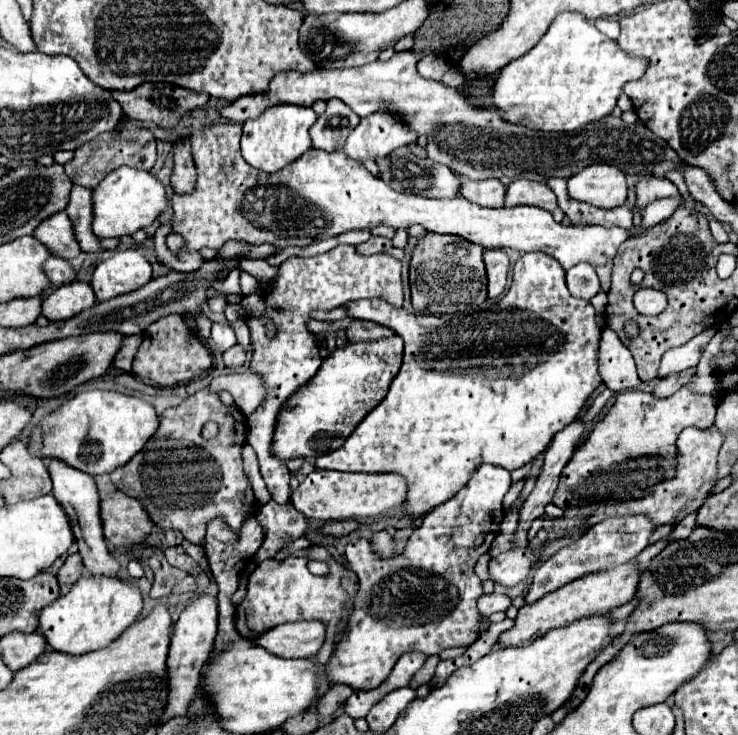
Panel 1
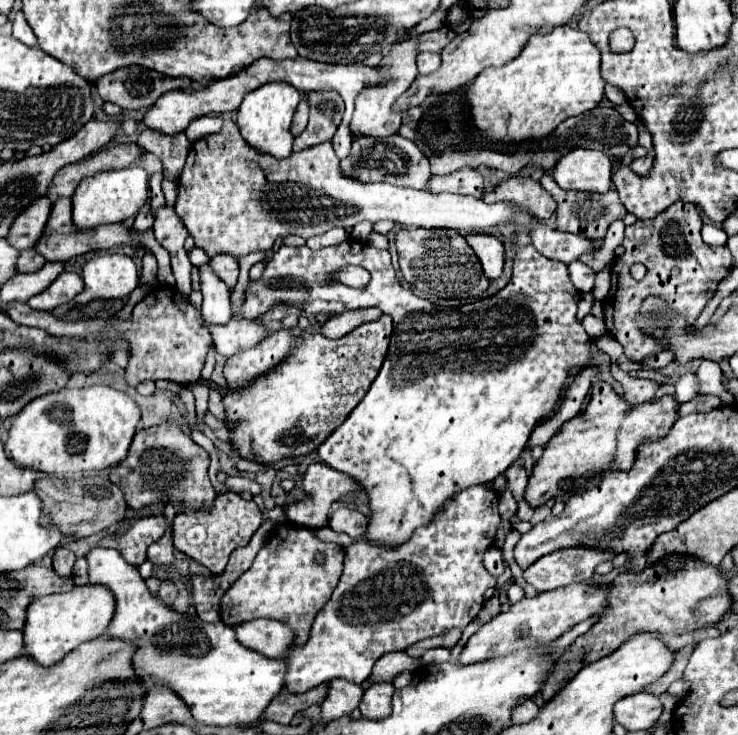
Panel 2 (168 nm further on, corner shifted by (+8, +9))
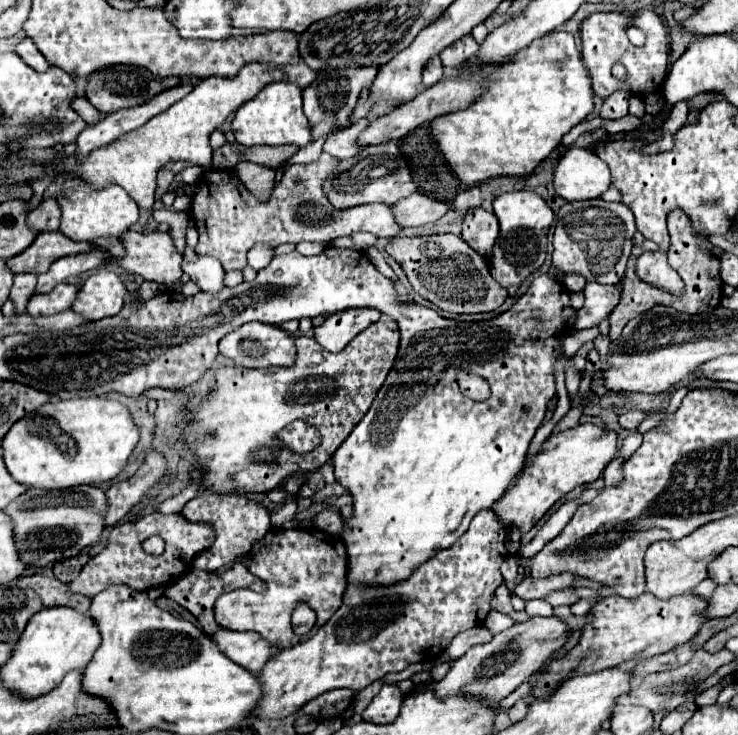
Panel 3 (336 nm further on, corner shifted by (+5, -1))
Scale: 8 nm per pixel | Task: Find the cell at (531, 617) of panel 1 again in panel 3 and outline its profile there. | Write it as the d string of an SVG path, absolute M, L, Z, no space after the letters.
M535 616L529 618L527 622L517 622L505 632L495 634L491 642L467 650L463 658L451 664L447 676L441 682L431 682L431 686L439 696L465 692L465 694L481 696L493 704L501 702L525 680L529 680L535 672L539 672L541 666L551 658L551 654L565 646L571 634L573 634L571 628L557 616L549 616L549 618Z

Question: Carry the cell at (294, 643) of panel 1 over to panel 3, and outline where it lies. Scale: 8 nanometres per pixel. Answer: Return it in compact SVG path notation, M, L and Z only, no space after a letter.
M221 628L213 634L213 640L223 654L253 674L259 674L273 656L273 646L255 632L231 632Z

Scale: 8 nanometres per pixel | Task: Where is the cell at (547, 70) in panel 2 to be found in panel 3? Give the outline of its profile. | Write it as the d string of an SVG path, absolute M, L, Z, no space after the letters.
M561 30L549 32L543 38L537 38L527 48L519 50L509 60L511 62L503 64L503 68L493 74L489 90L475 104L465 110L439 116L431 122L433 136L441 152L445 154L445 160L465 186L475 186L497 176L531 174L539 166L539 162L559 146L561 138L593 112L591 76L583 66L573 34Z

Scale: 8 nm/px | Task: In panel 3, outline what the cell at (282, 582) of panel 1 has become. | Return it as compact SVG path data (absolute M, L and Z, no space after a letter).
M273 528L273 532L269 532L249 552L245 562L247 562L247 568L265 582L265 590L253 592L249 588L239 588L229 594L223 594L215 602L215 620L221 628L239 630L239 632L253 630L253 632L259 632L265 640L269 640L277 648L293 648L297 642L301 642L297 640L297 634L293 632L293 626L291 626L291 614L297 608L297 604L309 604L317 612L315 630L323 626L333 616L333 612L341 606L341 598L347 588L347 552L345 552L343 540L335 534L327 534L317 528L291 528L291 530Z

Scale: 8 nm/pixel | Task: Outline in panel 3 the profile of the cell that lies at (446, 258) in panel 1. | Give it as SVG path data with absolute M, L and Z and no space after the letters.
M433 234L421 238L401 236L389 242L387 252L399 262L413 290L441 310L455 314L491 312L507 298L507 290L491 278L487 262L455 234Z

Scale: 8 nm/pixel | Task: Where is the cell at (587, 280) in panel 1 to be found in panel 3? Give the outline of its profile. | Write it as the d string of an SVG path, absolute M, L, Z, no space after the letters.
M589 282L583 288L585 304L575 316L575 330L597 326L605 316L611 314L611 310L619 302L619 292L615 286L605 286L599 282Z

